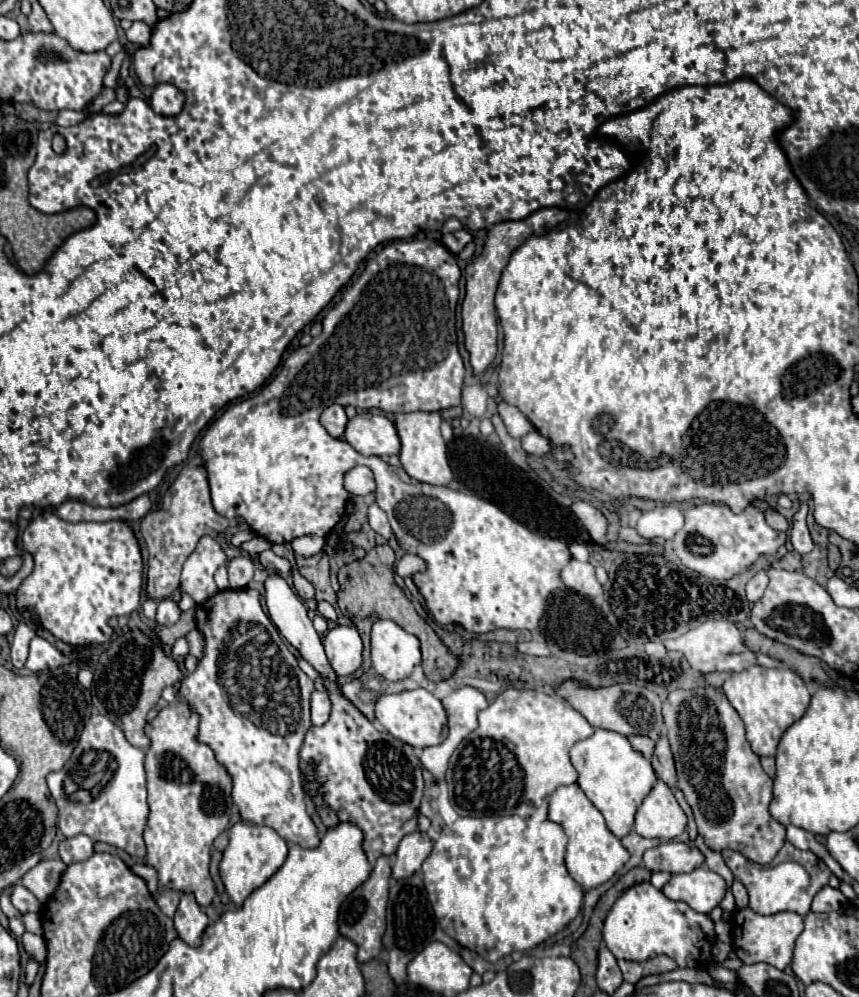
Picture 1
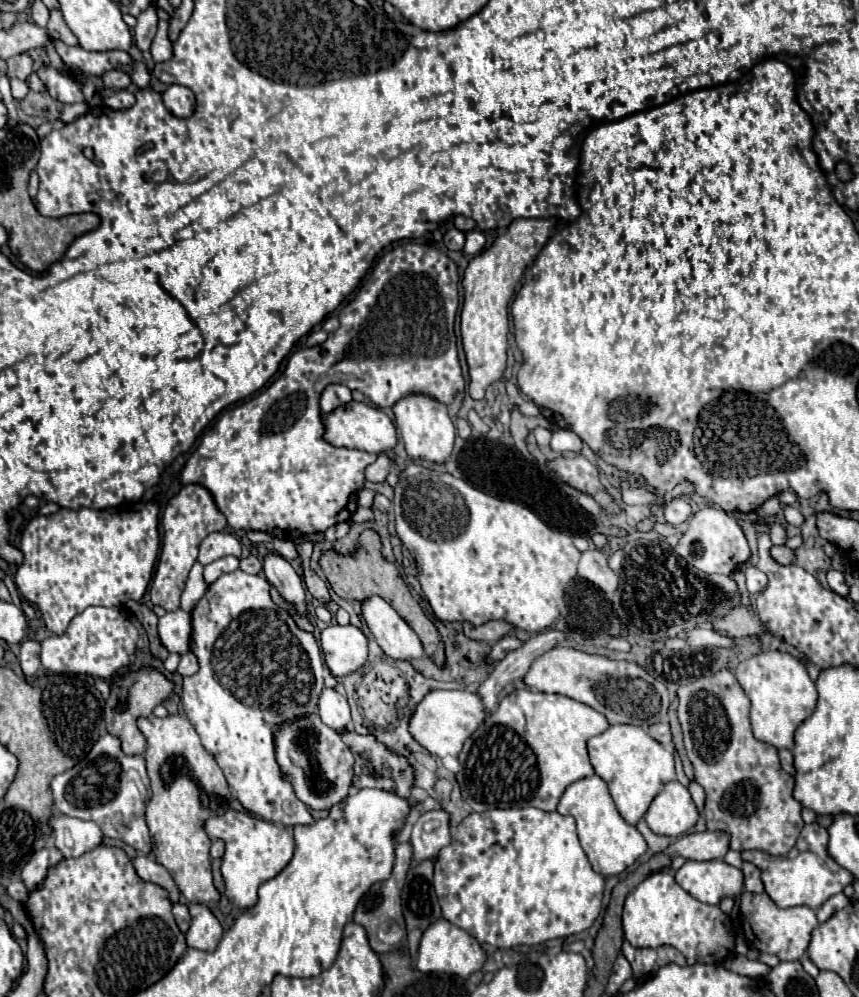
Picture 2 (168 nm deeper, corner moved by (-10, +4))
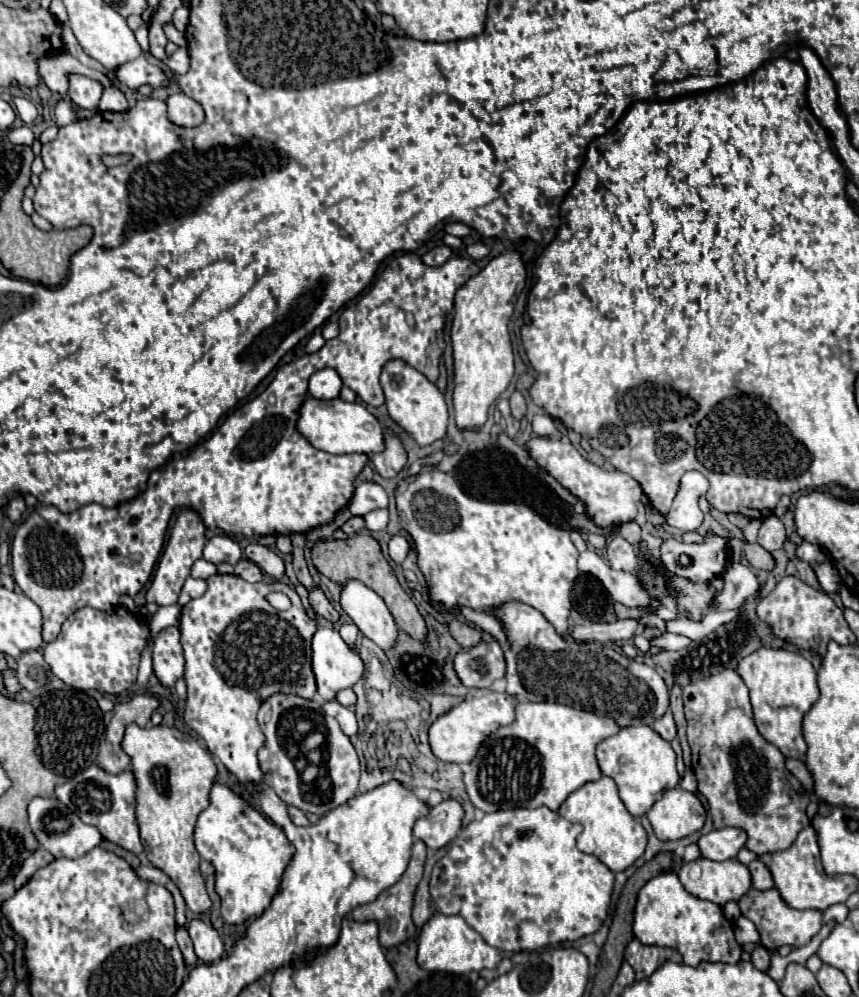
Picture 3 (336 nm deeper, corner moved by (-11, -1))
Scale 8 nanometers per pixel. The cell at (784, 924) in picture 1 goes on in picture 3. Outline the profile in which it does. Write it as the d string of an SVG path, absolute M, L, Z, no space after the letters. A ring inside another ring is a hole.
M772 887L772 889L766 889L766 891L756 891L756 889L750 889L740 901L738 901L738 907L742 911L744 917L748 917L756 929L760 931L760 937L762 937L762 945L770 951L774 951L776 947L780 945L794 945L794 947L802 947L806 945L822 927L822 913L818 909L792 909L788 907L778 889Z

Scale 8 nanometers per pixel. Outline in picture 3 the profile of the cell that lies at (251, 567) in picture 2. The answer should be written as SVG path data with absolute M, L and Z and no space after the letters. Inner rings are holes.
M242 559L242 561L234 567L234 573L236 573L238 577L242 577L242 579L250 581L250 583L262 581L262 569L260 569L256 563L248 561L248 559Z

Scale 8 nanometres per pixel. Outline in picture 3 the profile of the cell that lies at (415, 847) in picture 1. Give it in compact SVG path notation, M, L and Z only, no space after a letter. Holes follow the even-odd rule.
M444 799L430 809L428 817L422 817L414 825L414 835L422 839L430 849L448 845L462 827L464 809L456 799Z

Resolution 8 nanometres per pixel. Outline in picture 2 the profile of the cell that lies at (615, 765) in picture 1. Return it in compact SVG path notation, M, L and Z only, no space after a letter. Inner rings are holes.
M613 724L605 732L587 742L591 766L595 774L609 786L609 794L625 822L637 824L647 812L651 800L663 790L669 780L675 780L673 754L653 740L643 728L629 724Z

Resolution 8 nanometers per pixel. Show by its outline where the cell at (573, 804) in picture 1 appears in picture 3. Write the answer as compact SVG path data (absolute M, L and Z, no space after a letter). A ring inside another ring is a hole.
M602 775L602 779L582 785L560 805L558 813L564 819L580 823L584 827L584 831L578 837L578 849L598 857L614 873L630 867L646 849L646 831L640 825L640 821L626 811L624 803L618 797L618 789L612 777Z

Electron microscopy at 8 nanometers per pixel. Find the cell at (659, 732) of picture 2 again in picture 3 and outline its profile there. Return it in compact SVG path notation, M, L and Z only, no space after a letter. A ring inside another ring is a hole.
M670 711L664 713L664 717L656 719L652 727L654 727L654 731L660 733L660 737L664 737L666 741L672 741L672 739L676 737L676 723L674 723L674 717L672 717Z

